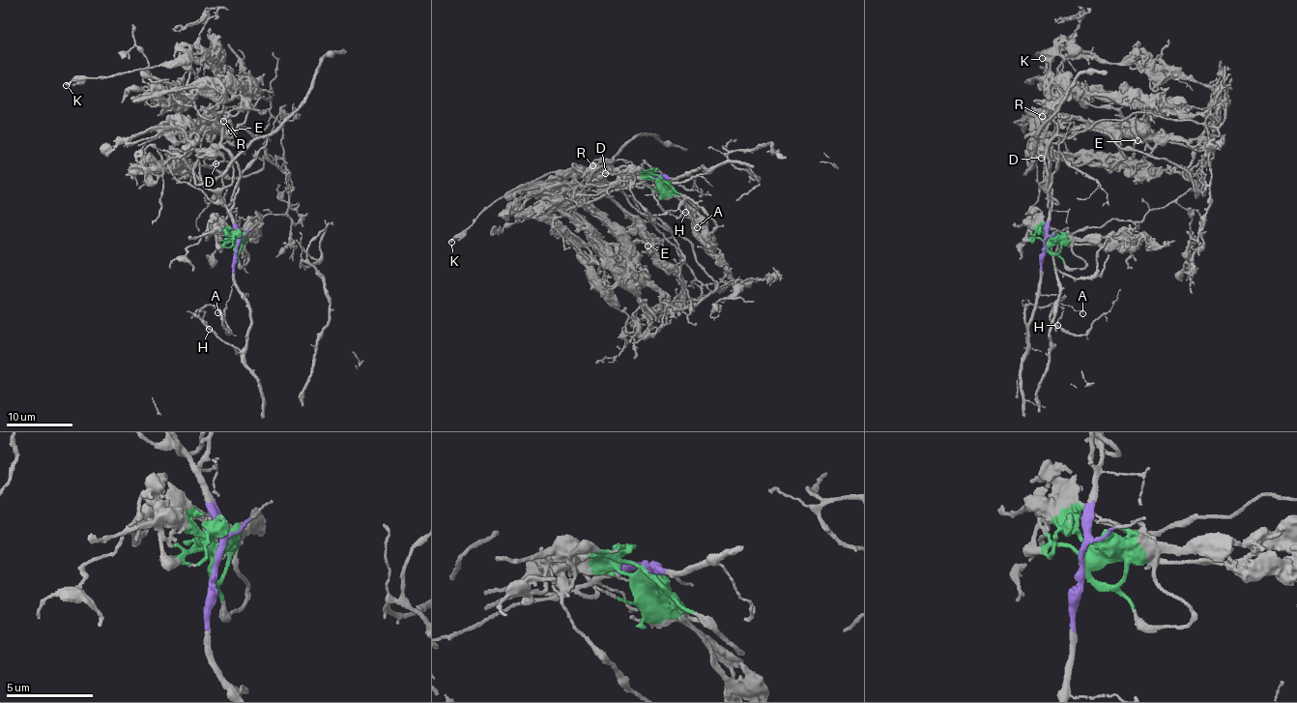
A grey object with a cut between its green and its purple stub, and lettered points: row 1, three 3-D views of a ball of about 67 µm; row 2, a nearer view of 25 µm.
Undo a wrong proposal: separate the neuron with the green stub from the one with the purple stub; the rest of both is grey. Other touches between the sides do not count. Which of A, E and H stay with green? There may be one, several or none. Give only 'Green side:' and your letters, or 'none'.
Green side: E

